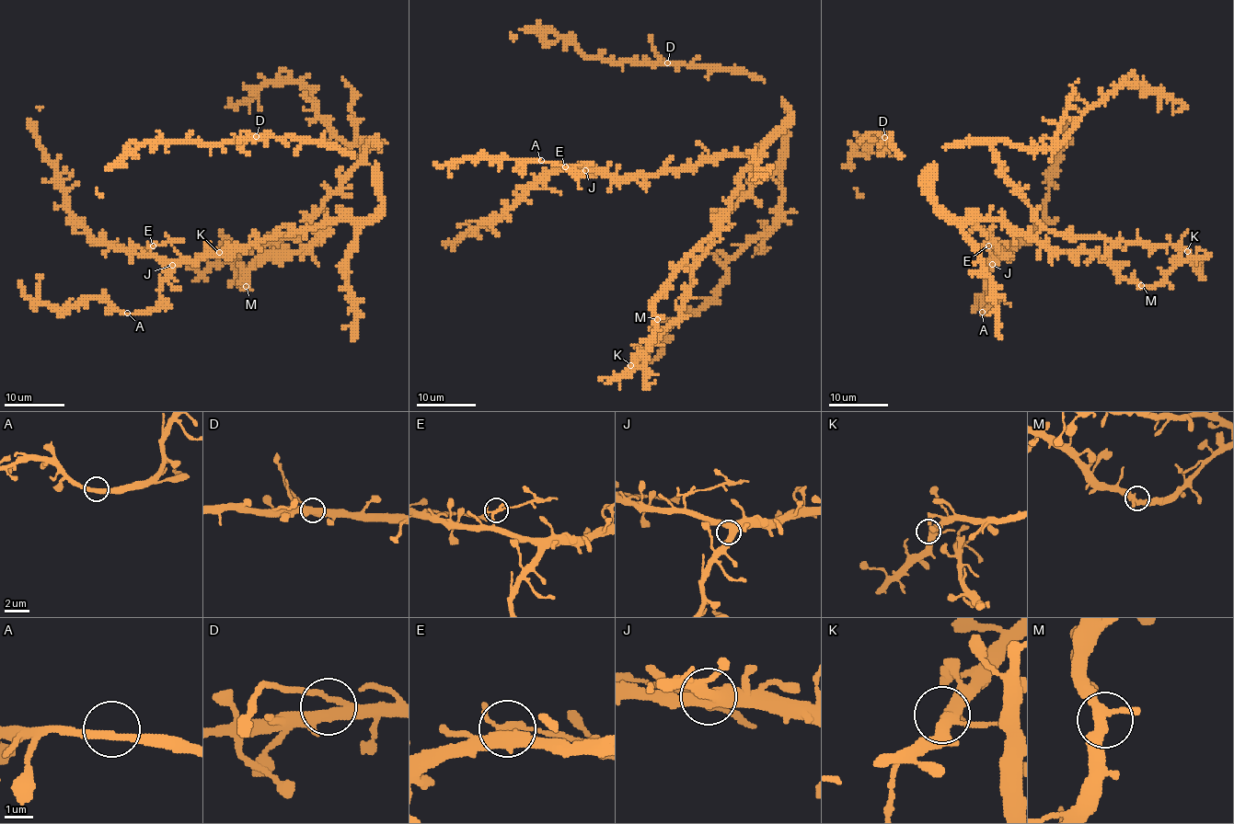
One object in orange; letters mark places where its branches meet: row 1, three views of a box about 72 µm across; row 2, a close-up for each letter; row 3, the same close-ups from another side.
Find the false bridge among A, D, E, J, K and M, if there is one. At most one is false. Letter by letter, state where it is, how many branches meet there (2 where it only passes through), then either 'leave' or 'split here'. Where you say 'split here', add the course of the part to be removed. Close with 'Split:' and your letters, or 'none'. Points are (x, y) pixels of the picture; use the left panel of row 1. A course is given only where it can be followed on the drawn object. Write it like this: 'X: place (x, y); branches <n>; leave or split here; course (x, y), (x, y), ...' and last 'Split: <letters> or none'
A: place (127, 313); branches 2; leave
D: place (256, 136); branches 3; leave
E: place (153, 246); branches 3; split here; course (153, 246), (183, 240)
J: place (172, 265); branches 3; leave
K: place (219, 252); branches 3; leave
M: place (246, 286); branches 3; leave
Split: E

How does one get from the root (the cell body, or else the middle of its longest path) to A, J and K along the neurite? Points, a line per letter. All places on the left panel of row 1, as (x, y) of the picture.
A: (244, 288), (241, 279), (265, 255), (303, 252), (340, 215), (183, 259), (167, 277), (155, 307), (127, 313)
J: (244, 288), (241, 279), (265, 255), (303, 252), (340, 215), (239, 247), (177, 260), (172, 265)
K: (244, 288), (236, 274), (232, 252), (219, 252)

